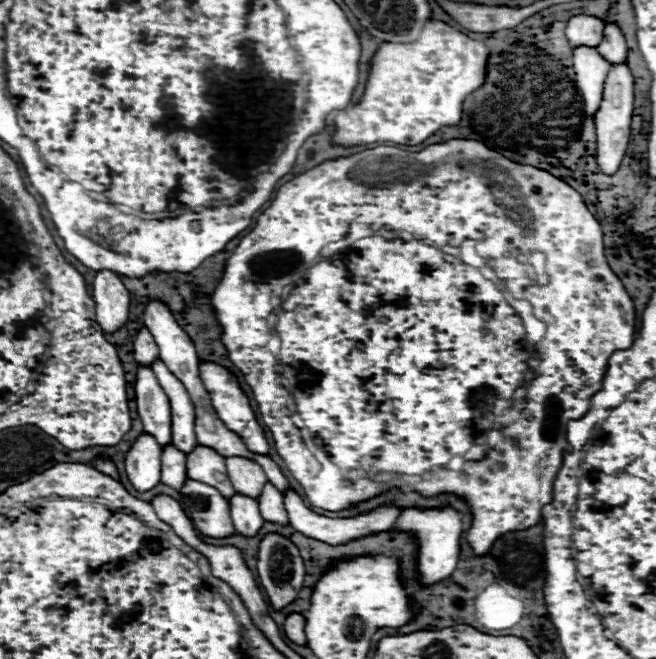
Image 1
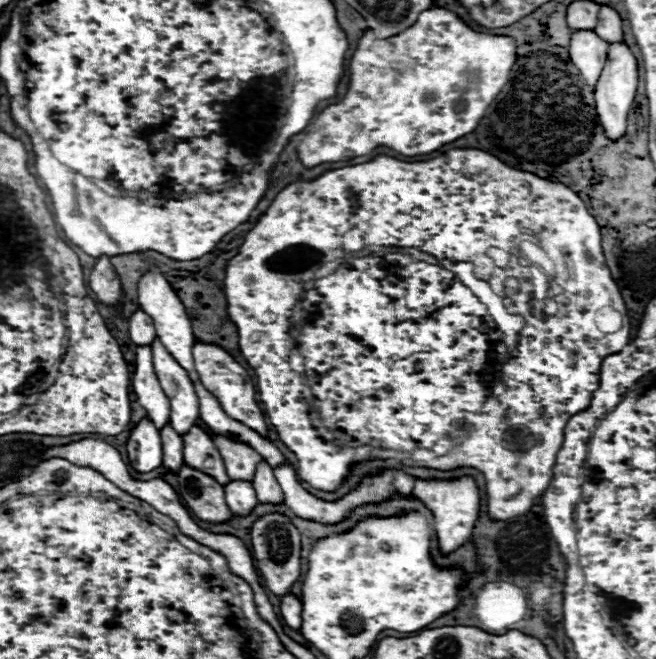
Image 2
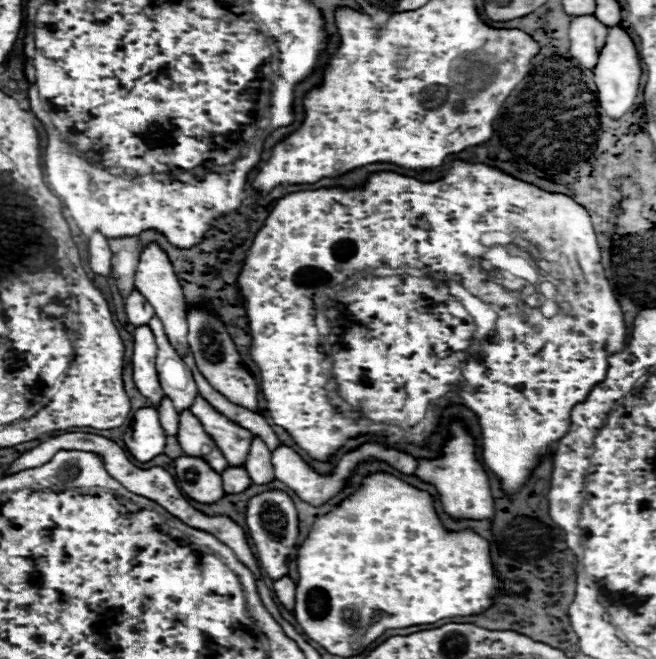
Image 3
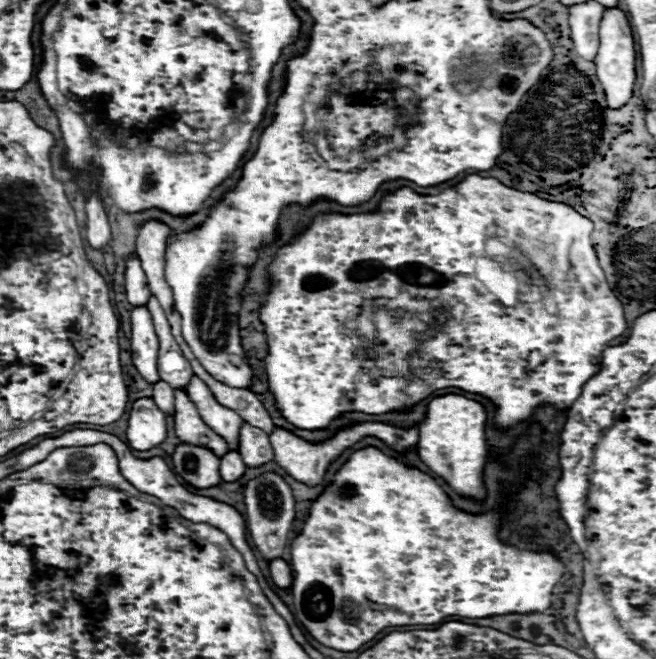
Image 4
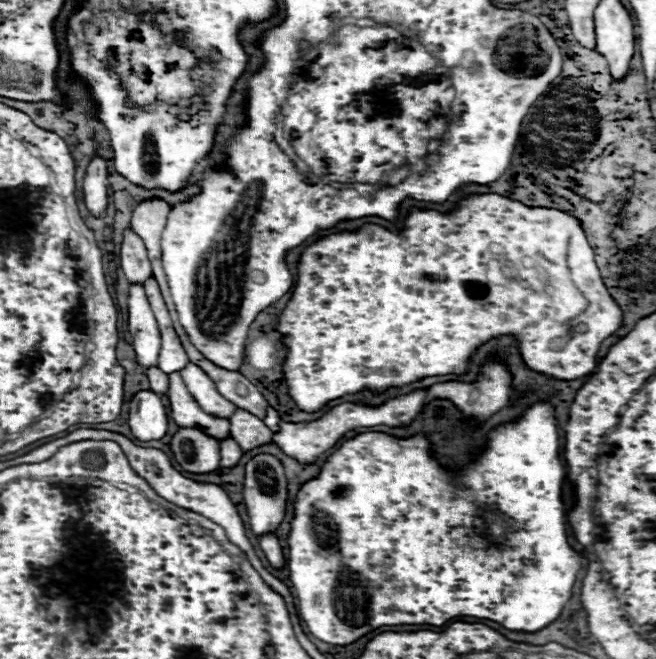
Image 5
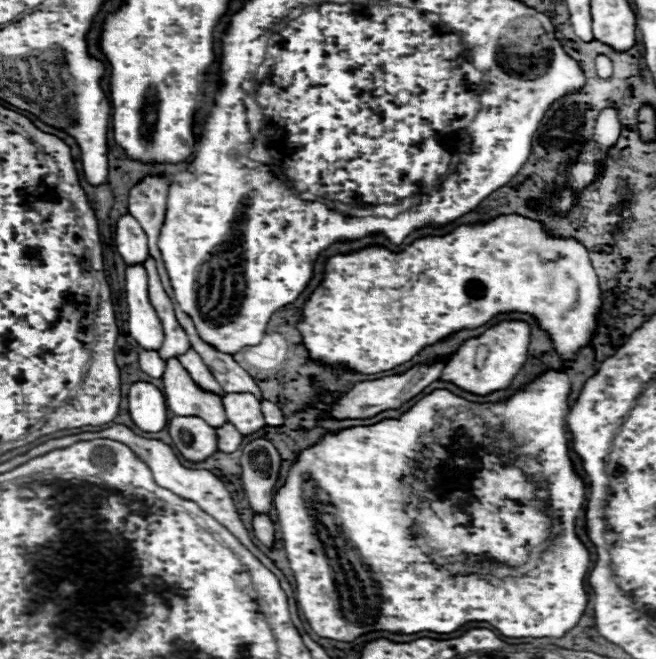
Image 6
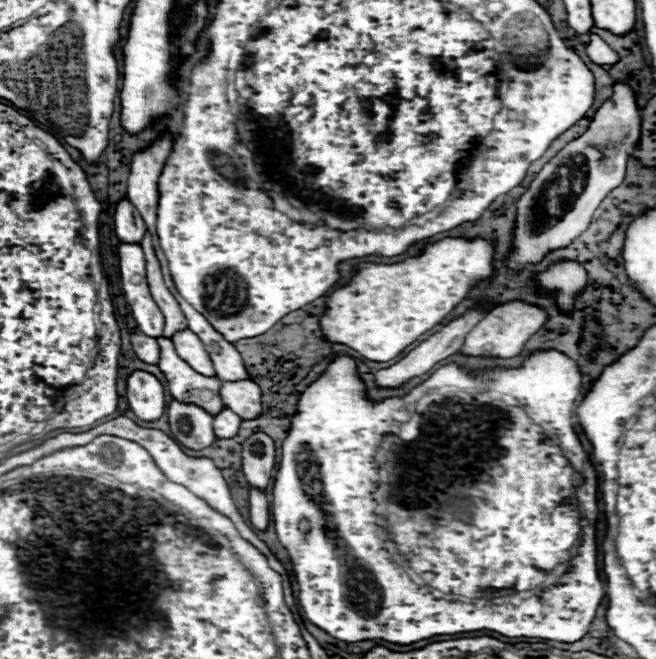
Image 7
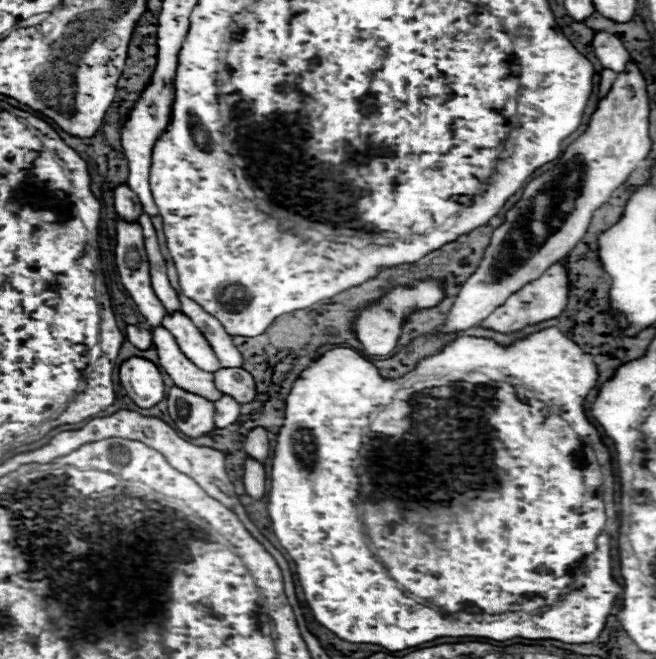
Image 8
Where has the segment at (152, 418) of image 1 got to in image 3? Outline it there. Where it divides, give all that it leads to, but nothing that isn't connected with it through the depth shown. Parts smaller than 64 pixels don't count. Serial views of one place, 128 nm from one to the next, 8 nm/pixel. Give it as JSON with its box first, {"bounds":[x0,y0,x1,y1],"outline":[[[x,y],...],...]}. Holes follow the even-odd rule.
{"bounds":[132,326,164,408],"outline":[[[148,326],[136,328],[134,332],[134,356],[132,356],[132,368],[134,368],[134,384],[140,390],[144,398],[152,402],[154,408],[160,406],[164,392],[158,382],[156,374],[156,342],[152,336],[152,330]]]}

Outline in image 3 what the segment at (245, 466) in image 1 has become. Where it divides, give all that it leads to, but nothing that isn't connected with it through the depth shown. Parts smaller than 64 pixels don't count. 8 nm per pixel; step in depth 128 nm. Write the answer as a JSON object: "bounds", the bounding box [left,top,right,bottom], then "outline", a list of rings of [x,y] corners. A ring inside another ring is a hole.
{"bounds":[190,396,252,466],"outline":[[[196,396],[192,406],[194,408],[190,412],[200,420],[206,434],[226,456],[228,466],[244,466],[252,444],[252,434],[244,432],[244,428],[236,428],[236,424],[224,420],[224,416],[216,416],[216,412],[212,412],[208,404],[204,404],[202,396]]]}

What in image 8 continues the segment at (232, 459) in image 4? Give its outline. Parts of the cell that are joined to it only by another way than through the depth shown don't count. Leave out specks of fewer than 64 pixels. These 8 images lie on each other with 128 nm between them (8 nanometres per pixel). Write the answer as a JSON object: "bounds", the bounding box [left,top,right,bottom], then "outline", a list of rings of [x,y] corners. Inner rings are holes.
{"bounds":[214,396,240,428],"outline":[[[222,396],[214,406],[216,406],[216,416],[214,416],[216,428],[226,428],[234,424],[240,416],[240,404],[236,404],[236,400],[232,400],[230,396]]]}

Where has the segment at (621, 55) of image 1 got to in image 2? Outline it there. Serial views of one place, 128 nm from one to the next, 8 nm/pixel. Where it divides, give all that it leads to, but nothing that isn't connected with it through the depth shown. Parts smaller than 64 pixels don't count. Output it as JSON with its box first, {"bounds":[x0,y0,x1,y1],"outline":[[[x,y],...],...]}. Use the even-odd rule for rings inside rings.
{"bounds":[596,6,624,44],"outline":[[[600,6],[600,16],[598,16],[598,26],[596,34],[606,40],[608,44],[618,44],[624,42],[624,32],[622,32],[622,20],[612,8]]]}

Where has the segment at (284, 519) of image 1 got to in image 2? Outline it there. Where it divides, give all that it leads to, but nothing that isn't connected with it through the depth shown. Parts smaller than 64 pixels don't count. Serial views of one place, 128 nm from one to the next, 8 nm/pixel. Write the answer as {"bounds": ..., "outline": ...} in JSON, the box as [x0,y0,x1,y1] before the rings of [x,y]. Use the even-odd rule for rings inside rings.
{"bounds":[252,460,284,504],"outline":[[[262,460],[258,464],[258,470],[256,470],[256,476],[254,476],[254,482],[252,482],[254,490],[256,490],[256,496],[258,496],[258,502],[268,502],[268,504],[282,504],[284,496],[282,496],[282,490],[280,490],[280,484],[276,482],[272,470],[268,468],[268,464]]]}

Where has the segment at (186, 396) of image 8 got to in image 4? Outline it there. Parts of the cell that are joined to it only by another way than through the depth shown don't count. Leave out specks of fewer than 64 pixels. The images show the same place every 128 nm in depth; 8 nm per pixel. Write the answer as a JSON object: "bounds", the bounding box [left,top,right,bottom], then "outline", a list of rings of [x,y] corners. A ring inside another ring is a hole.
{"bounds":[172,444,220,490],"outline":[[[180,444],[172,454],[174,472],[184,478],[190,486],[204,490],[220,484],[220,460],[204,448],[192,448],[190,444]]]}

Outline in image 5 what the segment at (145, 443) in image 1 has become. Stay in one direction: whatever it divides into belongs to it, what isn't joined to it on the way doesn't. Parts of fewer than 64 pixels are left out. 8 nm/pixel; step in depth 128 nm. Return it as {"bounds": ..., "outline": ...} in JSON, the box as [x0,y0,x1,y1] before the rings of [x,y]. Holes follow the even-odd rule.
{"bounds":[128,390,168,442],"outline":[[[140,390],[130,400],[130,414],[128,426],[140,442],[160,440],[166,436],[168,430],[168,416],[162,404],[162,398],[156,396],[152,390]]]}

